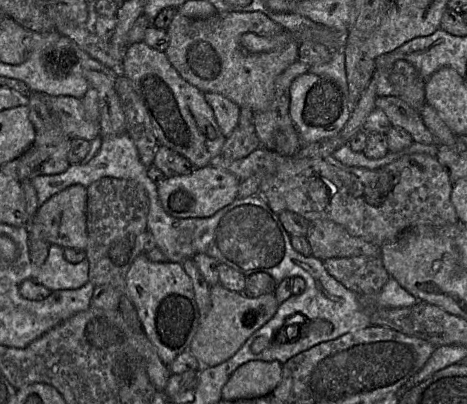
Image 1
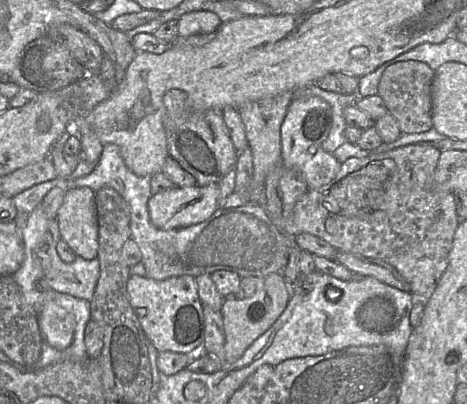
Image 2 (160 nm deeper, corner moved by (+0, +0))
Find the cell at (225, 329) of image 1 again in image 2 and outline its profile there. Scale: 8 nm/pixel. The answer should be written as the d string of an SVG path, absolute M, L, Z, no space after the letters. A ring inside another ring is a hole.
M271 273L261 280L256 292L246 298L225 298L221 314L225 330L223 367L236 362L246 349L263 333L265 333L281 316L289 301L289 292L282 273Z

